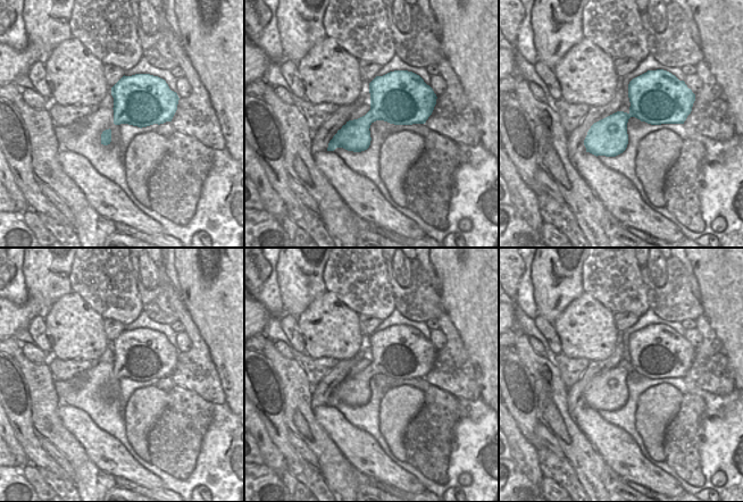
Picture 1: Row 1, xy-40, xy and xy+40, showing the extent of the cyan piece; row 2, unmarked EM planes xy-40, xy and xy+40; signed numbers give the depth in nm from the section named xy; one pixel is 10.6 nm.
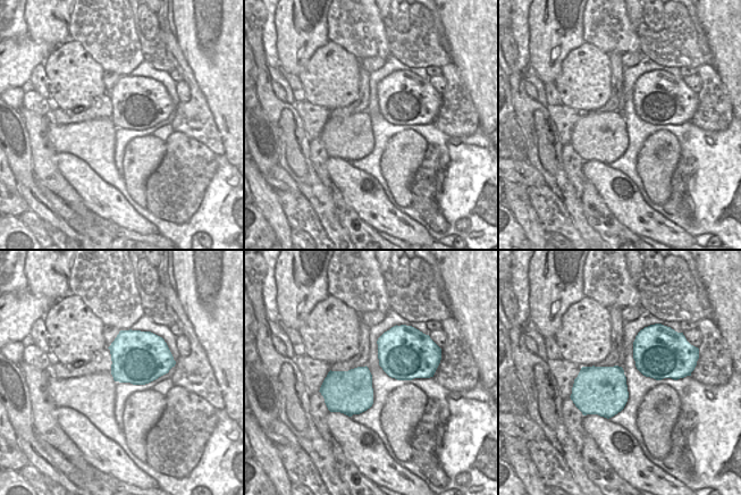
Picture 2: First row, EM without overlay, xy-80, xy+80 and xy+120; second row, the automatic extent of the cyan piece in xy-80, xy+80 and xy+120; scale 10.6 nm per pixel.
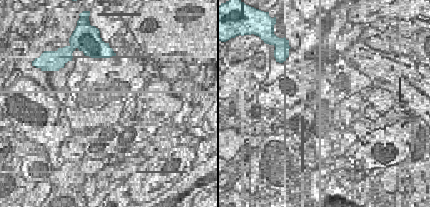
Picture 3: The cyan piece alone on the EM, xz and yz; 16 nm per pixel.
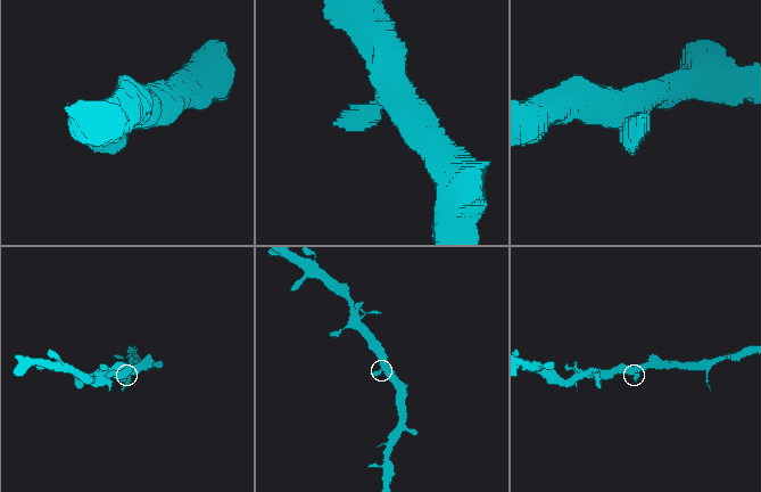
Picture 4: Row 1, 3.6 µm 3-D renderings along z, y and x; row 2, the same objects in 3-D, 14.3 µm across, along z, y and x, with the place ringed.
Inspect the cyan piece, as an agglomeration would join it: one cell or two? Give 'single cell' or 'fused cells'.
single cell

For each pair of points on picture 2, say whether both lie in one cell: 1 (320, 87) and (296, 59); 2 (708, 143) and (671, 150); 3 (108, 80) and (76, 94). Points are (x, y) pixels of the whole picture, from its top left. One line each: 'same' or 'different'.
1: different
2: different
3: different

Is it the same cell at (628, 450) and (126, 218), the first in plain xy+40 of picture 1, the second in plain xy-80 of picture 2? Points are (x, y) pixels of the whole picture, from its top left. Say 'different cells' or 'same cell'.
same cell

